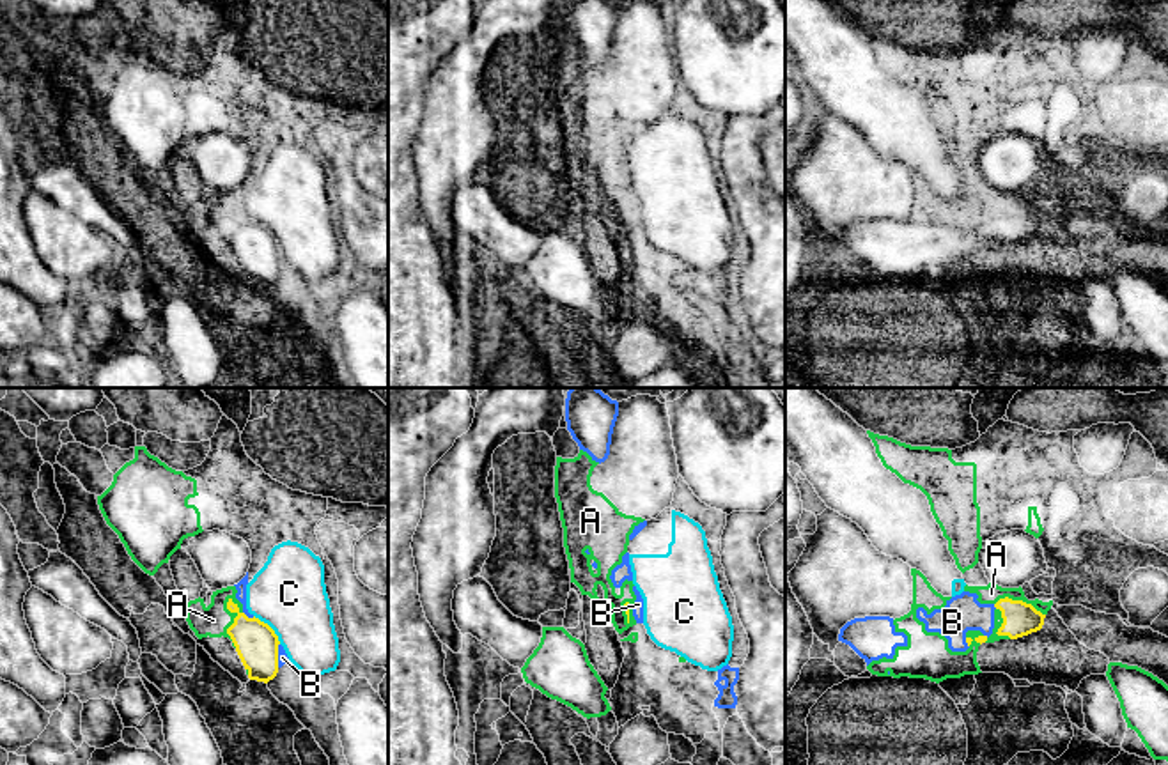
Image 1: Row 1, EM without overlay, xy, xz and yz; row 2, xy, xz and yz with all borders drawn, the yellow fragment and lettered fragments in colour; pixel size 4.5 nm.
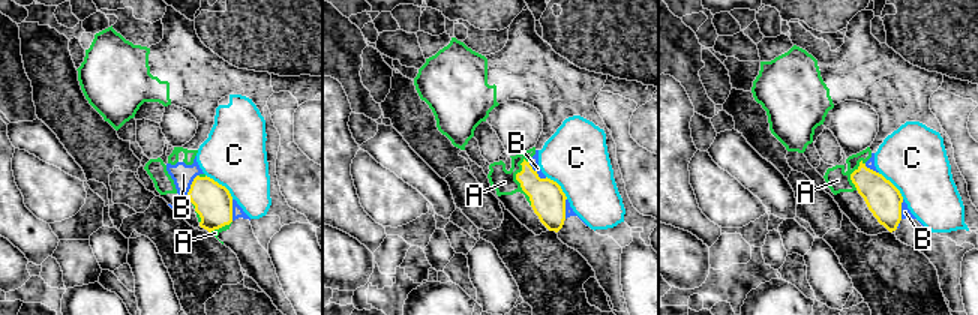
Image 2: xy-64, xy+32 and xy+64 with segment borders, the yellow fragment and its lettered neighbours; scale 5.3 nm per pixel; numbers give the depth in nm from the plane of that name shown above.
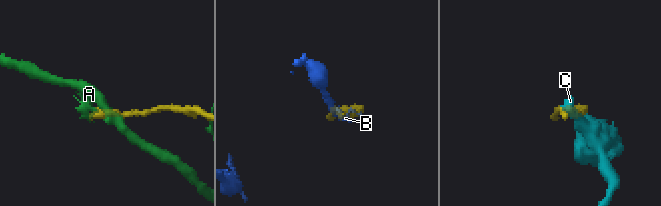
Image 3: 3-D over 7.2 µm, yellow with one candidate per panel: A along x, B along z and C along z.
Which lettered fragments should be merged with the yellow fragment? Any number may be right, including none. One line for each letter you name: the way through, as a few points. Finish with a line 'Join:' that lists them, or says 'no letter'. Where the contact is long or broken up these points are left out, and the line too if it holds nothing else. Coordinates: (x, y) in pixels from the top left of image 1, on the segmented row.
Join: B

